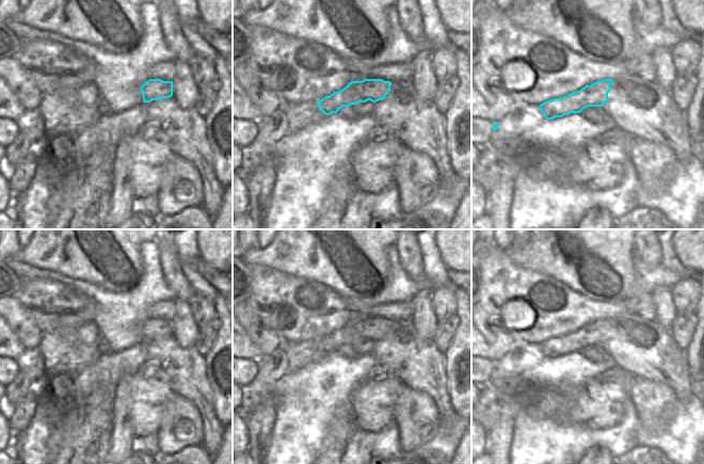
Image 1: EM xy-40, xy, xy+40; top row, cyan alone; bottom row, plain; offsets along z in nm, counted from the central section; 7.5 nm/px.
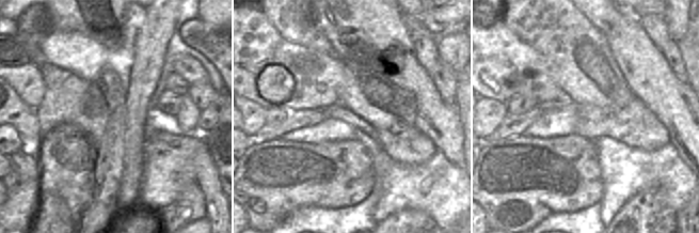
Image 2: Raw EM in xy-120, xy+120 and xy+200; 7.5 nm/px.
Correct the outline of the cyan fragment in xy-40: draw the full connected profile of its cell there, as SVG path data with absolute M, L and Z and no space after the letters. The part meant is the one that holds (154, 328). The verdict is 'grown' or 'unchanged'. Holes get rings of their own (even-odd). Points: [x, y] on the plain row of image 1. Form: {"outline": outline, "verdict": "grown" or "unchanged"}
{"outline": "M149 318L141 325L143 341L161 339L173 335L173 320Z", "verdict": "unchanged"}

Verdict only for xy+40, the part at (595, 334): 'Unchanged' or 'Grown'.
Unchanged.

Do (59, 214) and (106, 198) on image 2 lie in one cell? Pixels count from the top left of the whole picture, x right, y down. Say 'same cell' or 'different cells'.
different cells

